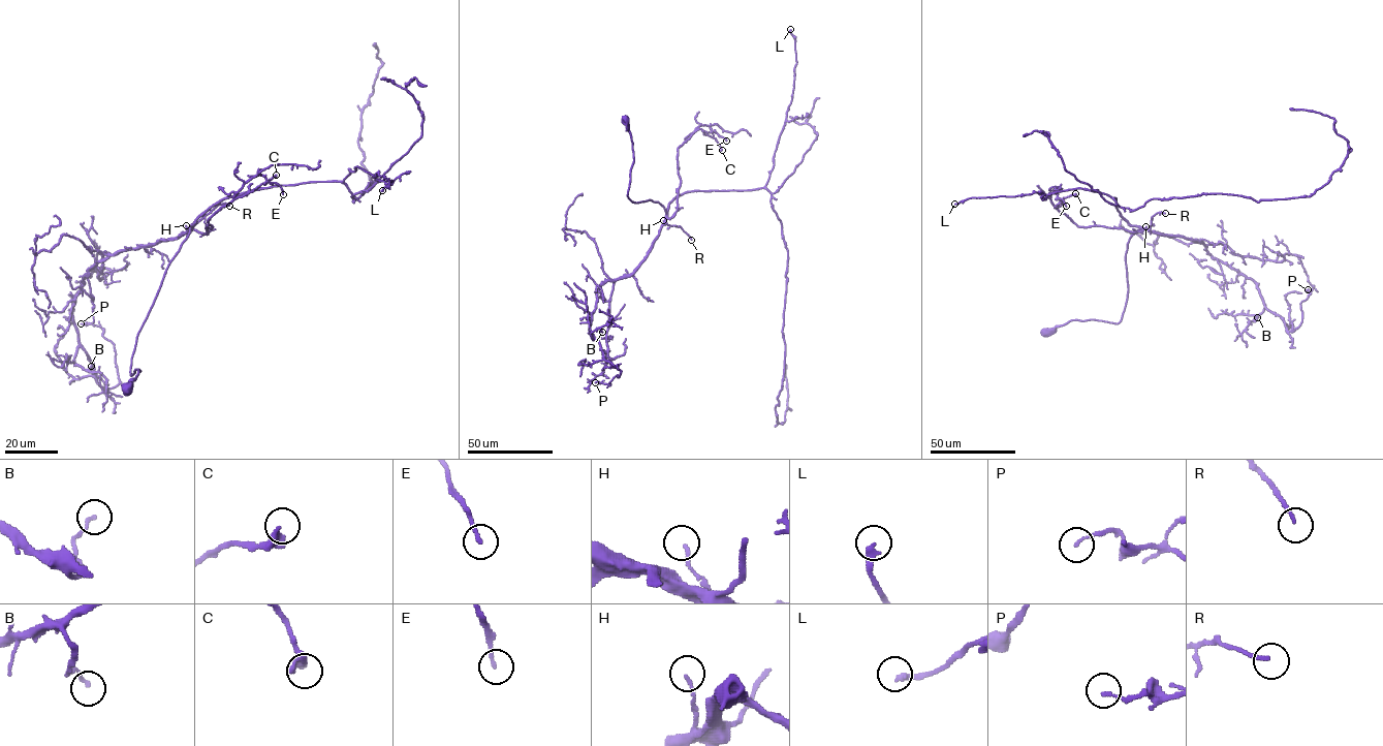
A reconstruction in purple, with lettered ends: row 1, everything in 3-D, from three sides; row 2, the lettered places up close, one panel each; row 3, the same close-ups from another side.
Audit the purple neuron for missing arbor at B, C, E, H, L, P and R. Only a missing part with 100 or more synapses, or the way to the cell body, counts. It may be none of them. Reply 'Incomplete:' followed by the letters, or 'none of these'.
Incomplete: none of these

